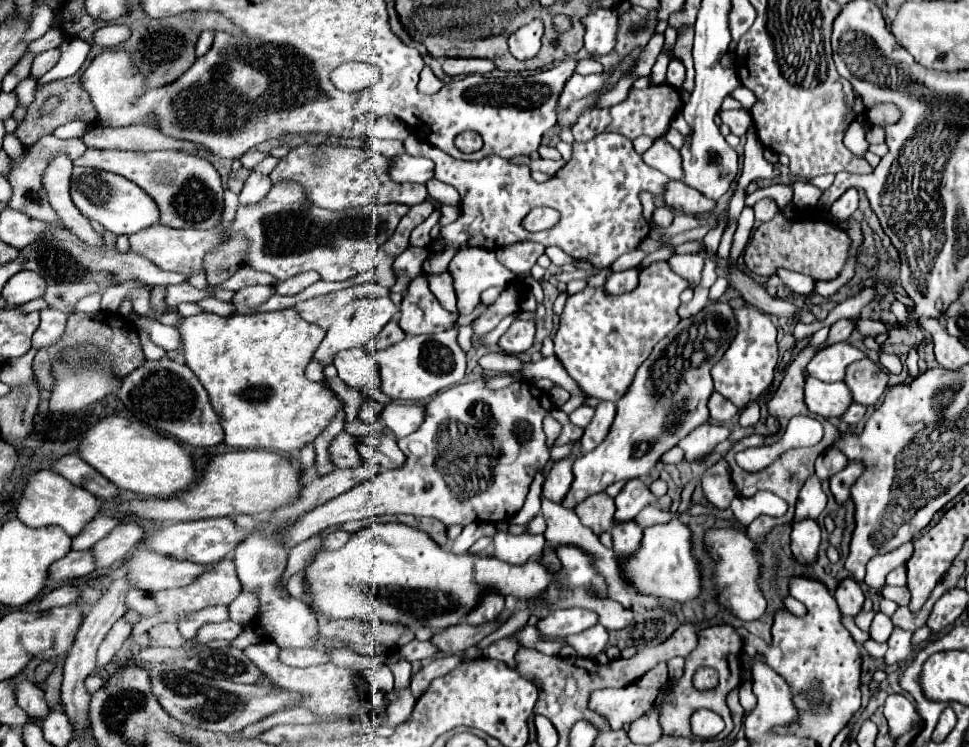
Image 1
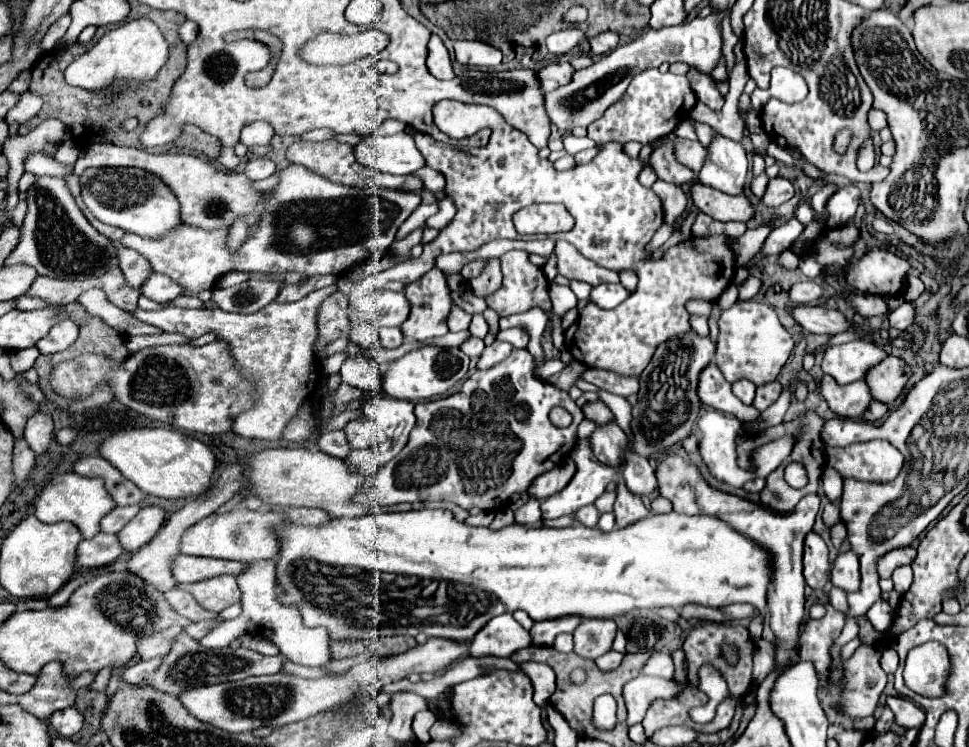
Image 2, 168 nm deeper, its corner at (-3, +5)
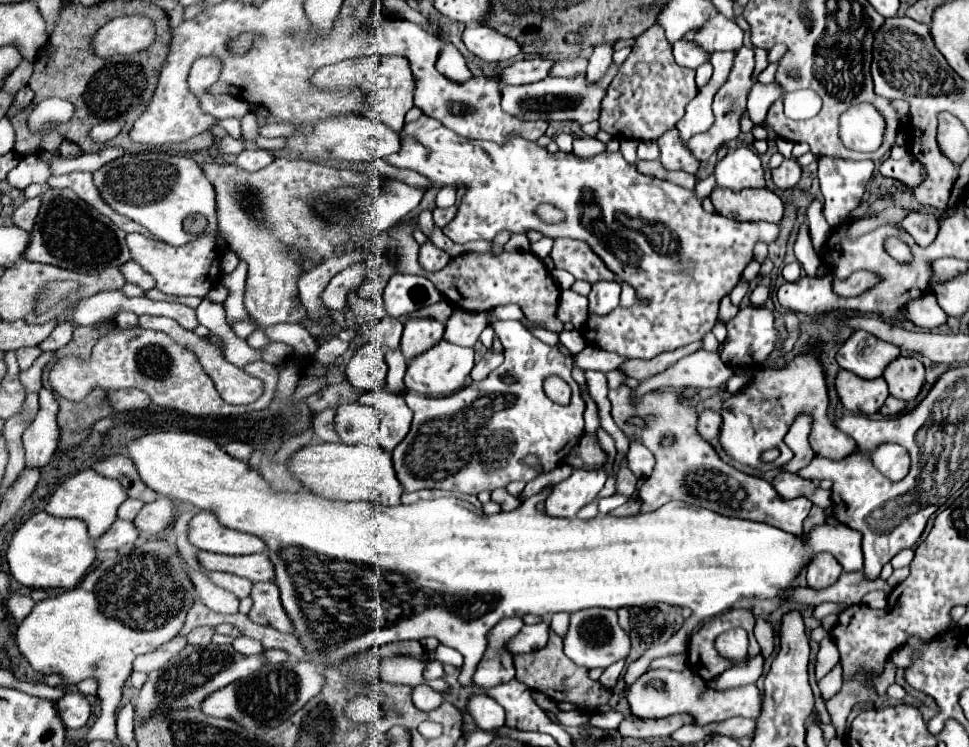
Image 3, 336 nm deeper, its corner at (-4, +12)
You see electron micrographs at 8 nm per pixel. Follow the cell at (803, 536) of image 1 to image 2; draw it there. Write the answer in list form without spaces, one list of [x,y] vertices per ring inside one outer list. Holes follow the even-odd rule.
[[[810,531],[804,541],[804,579],[812,589],[822,589],[828,581],[828,547],[824,539]]]

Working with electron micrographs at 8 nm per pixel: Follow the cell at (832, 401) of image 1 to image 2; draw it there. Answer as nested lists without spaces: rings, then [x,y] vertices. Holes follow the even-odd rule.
[[[824,375],[818,389],[820,389],[820,395],[826,399],[828,407],[840,417],[858,419],[868,407],[868,403],[872,401],[864,381],[838,385],[830,375]]]

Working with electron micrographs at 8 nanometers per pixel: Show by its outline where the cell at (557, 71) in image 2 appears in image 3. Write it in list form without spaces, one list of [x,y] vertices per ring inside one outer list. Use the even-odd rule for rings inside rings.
[[[527,58],[503,68],[497,78],[501,84],[531,84],[547,78],[551,66],[553,62],[547,58]]]

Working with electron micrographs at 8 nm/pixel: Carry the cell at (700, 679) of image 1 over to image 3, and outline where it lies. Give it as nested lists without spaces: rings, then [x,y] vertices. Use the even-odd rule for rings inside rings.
[[[689,668],[683,672],[671,672],[671,670],[649,670],[643,674],[627,692],[627,701],[631,714],[637,718],[667,718],[671,714],[691,714],[695,718],[695,724],[711,724],[711,722],[721,722],[733,716],[743,716],[743,718],[757,718],[761,710],[763,696],[755,684],[745,686],[743,692],[737,688],[727,690],[711,690],[707,688],[705,680],[693,674]],[[649,680],[661,680],[663,688],[653,688]]]

